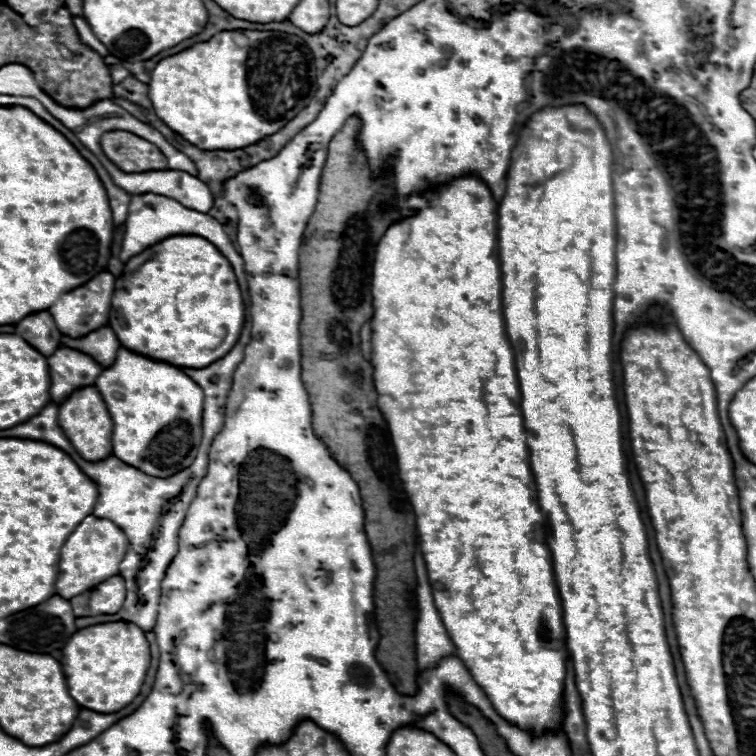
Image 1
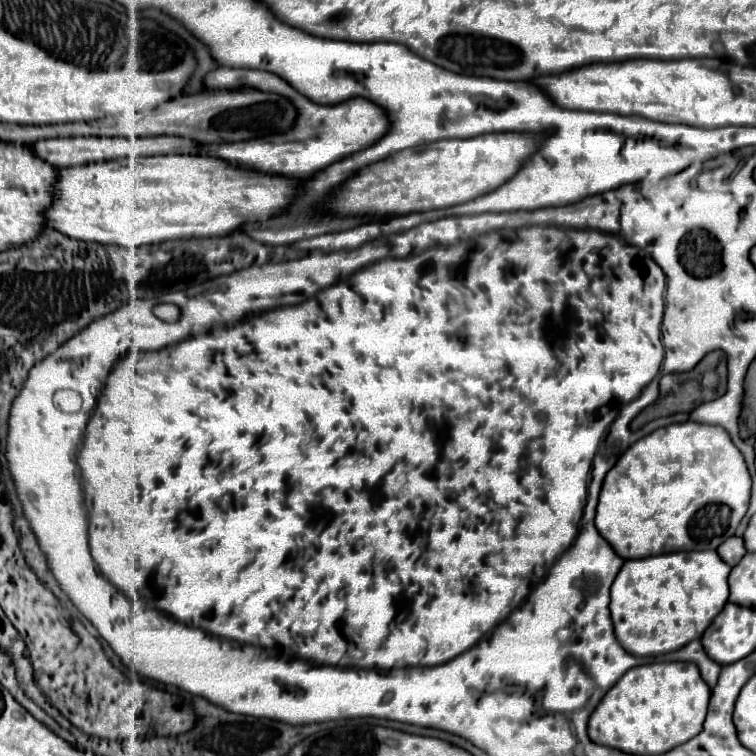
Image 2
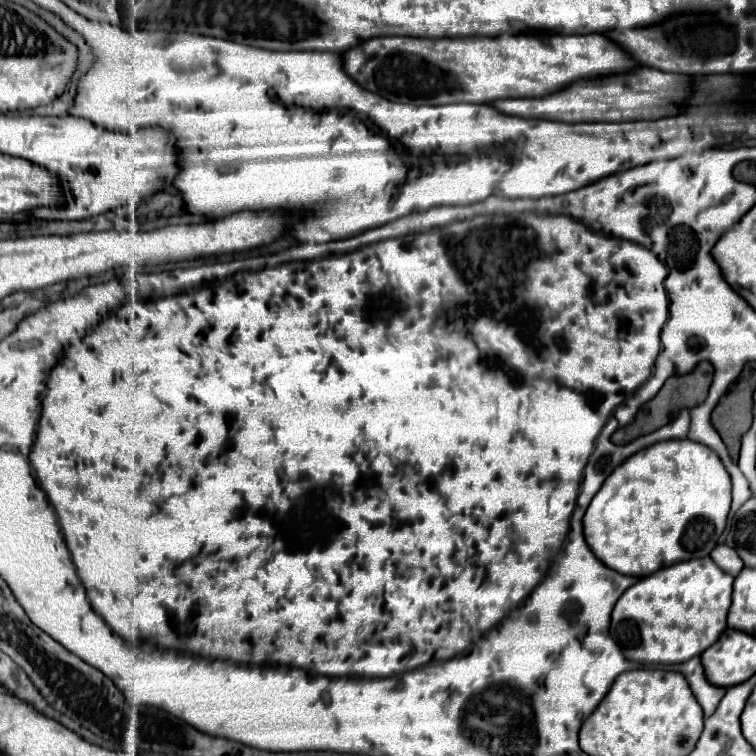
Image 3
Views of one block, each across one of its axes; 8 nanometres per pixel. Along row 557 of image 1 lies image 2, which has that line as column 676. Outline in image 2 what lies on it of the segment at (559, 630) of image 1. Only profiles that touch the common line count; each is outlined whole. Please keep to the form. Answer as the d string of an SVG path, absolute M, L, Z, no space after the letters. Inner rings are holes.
M692 420L670 424L632 444L606 474L596 508L596 528L624 560L678 550L716 550L726 538L734 536L748 510L750 490L752 478L744 456L724 428Z

